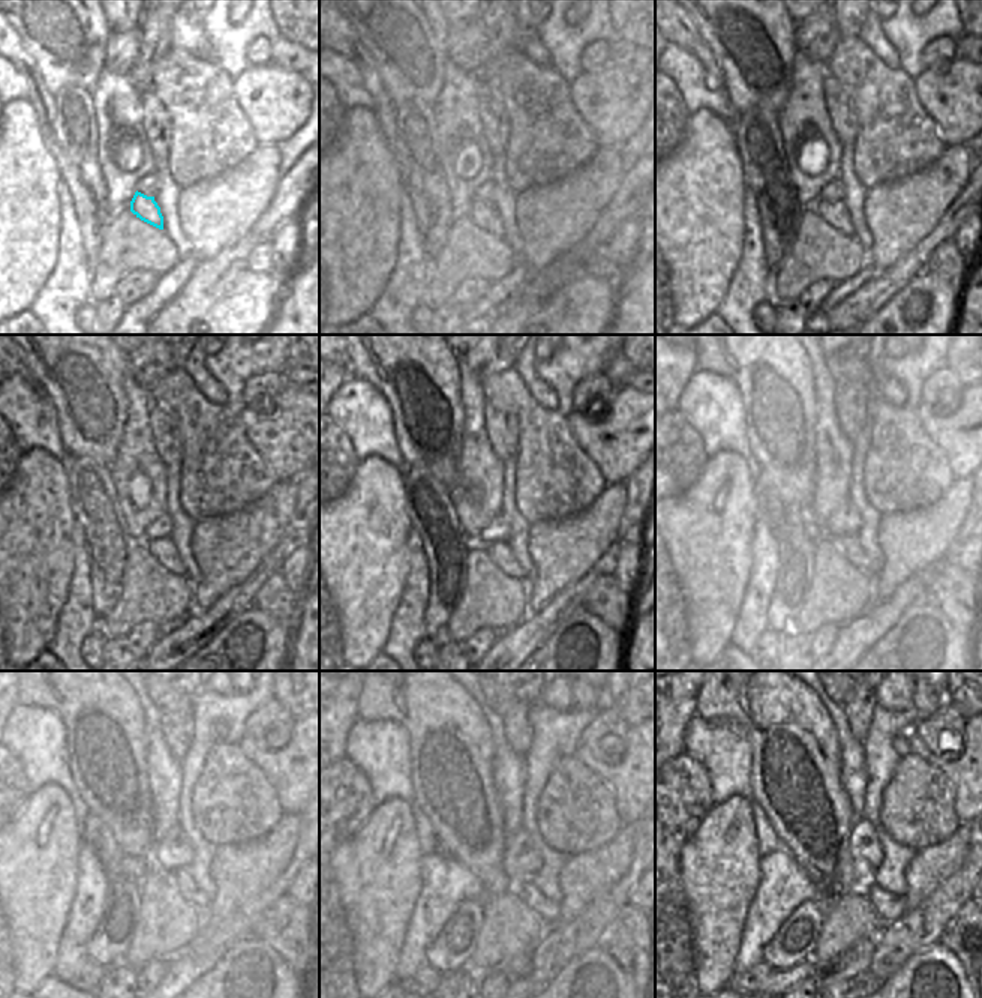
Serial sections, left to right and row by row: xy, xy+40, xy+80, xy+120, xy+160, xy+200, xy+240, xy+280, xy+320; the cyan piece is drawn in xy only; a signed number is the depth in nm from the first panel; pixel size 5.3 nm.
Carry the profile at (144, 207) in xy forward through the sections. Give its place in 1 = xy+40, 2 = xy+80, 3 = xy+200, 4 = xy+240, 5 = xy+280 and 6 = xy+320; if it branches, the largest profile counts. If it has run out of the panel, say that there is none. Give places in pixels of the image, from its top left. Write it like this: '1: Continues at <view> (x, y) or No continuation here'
1: Continues at xy+40 (483, 213)
2: Continues at xy+80 (837, 215)
3: Continues at xy+200 (850, 547)
4: Continues at xy+240 (182, 880)
5: Continues at xy+280 (546, 908)
6: Continues at xy+320 (889, 907)

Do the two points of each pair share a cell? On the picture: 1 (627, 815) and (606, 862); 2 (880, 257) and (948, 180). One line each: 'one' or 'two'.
1: two
2: one

